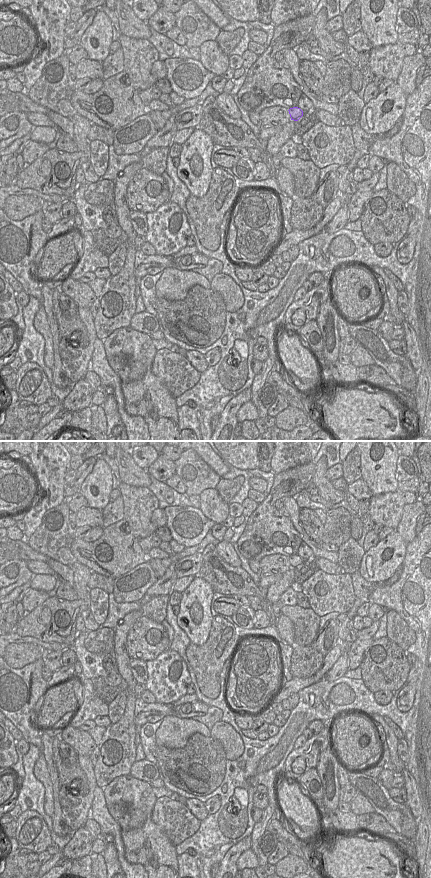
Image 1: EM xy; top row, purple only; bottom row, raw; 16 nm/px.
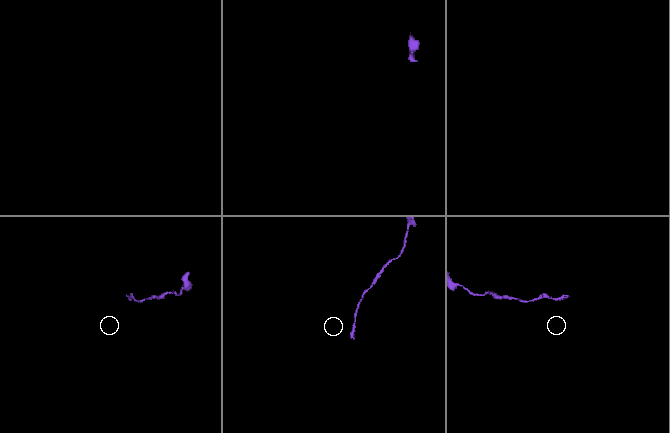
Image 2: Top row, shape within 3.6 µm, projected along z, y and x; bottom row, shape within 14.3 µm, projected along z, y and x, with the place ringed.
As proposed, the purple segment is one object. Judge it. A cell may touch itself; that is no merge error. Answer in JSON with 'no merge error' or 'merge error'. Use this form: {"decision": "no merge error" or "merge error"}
{"decision": "merge error"}

